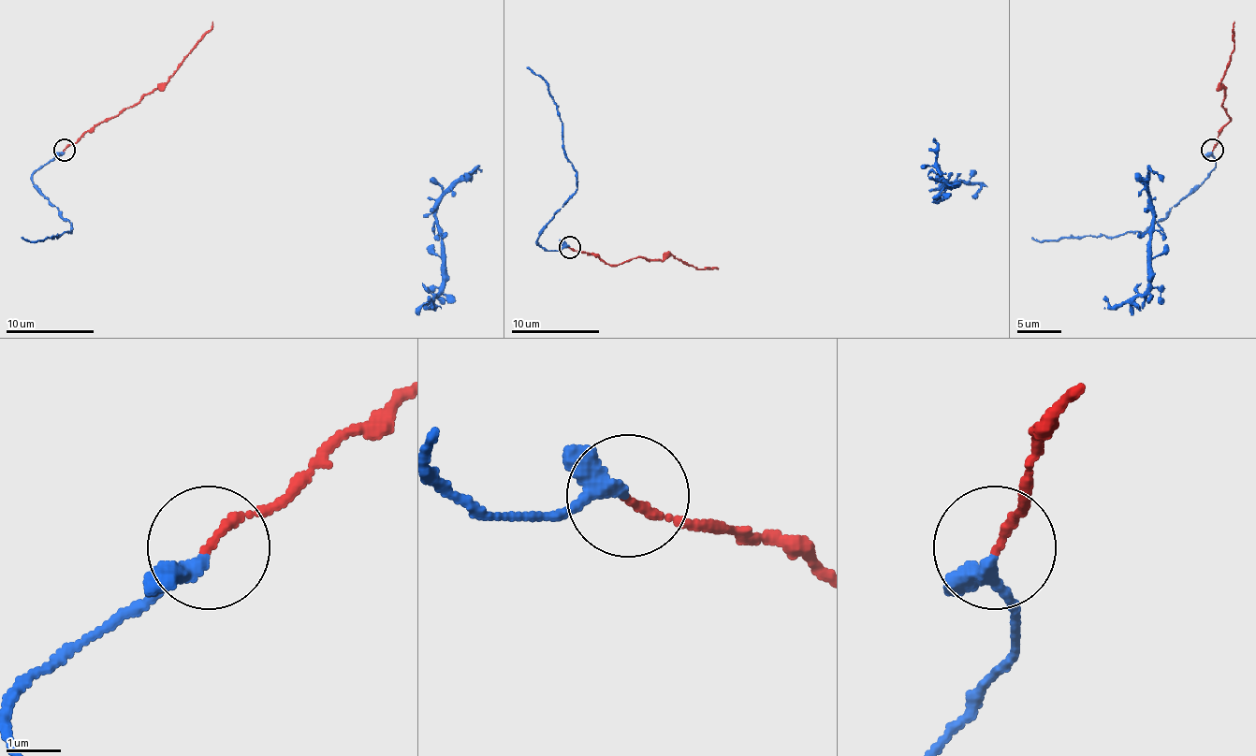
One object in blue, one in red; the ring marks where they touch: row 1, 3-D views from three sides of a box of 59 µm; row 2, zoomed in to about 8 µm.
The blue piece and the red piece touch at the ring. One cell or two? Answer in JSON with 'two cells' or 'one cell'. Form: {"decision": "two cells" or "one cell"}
{"decision": "one cell"}

